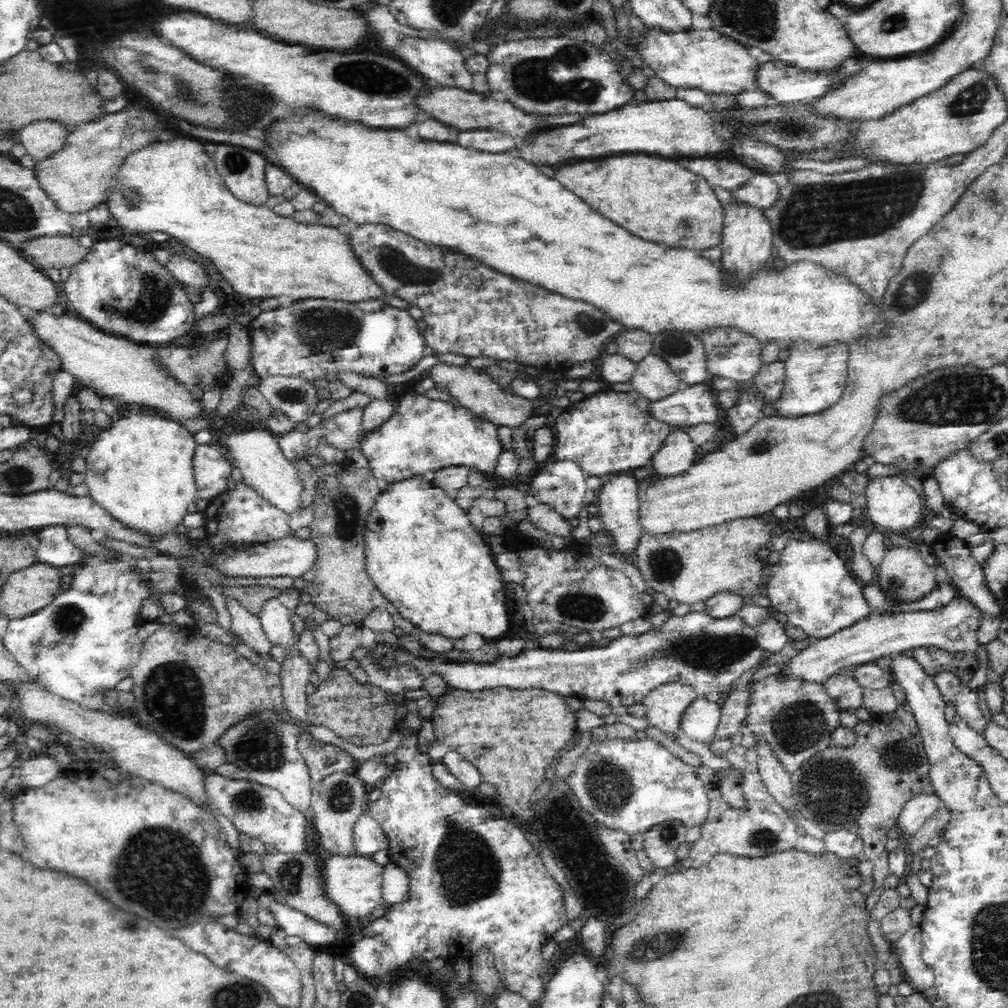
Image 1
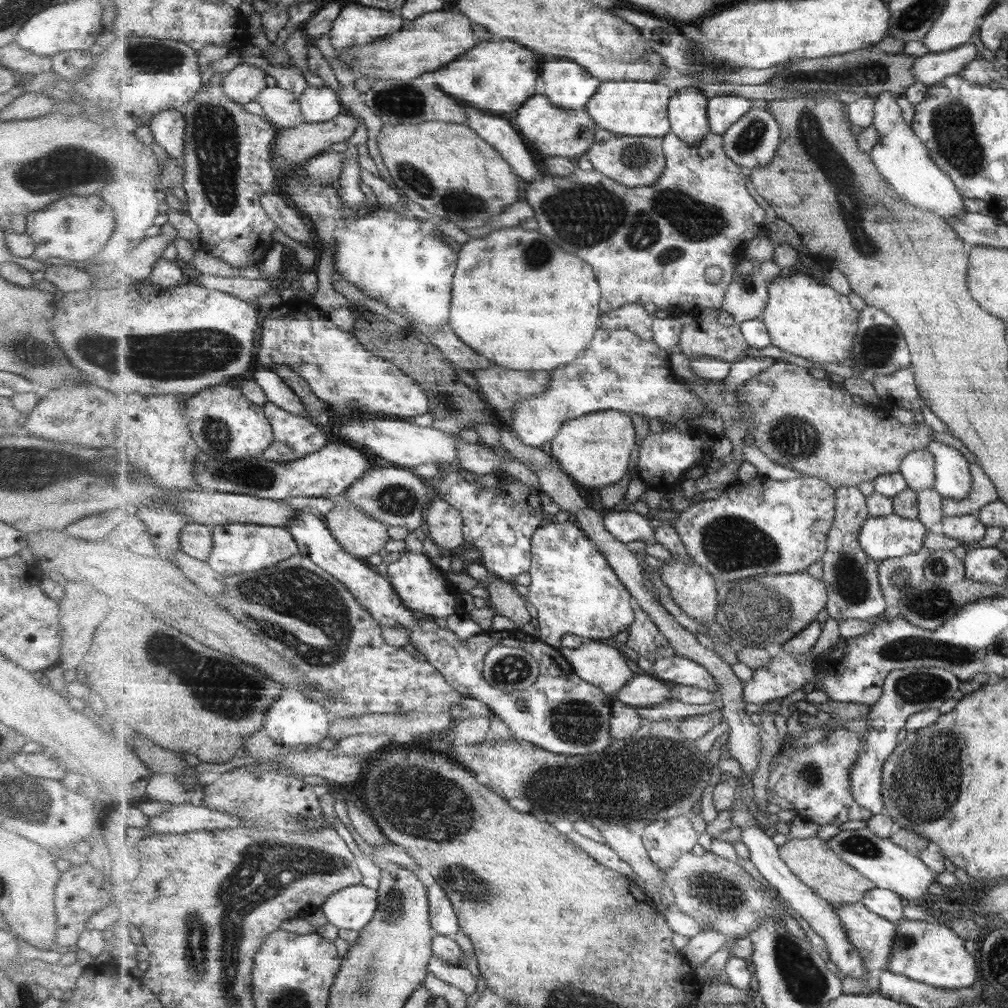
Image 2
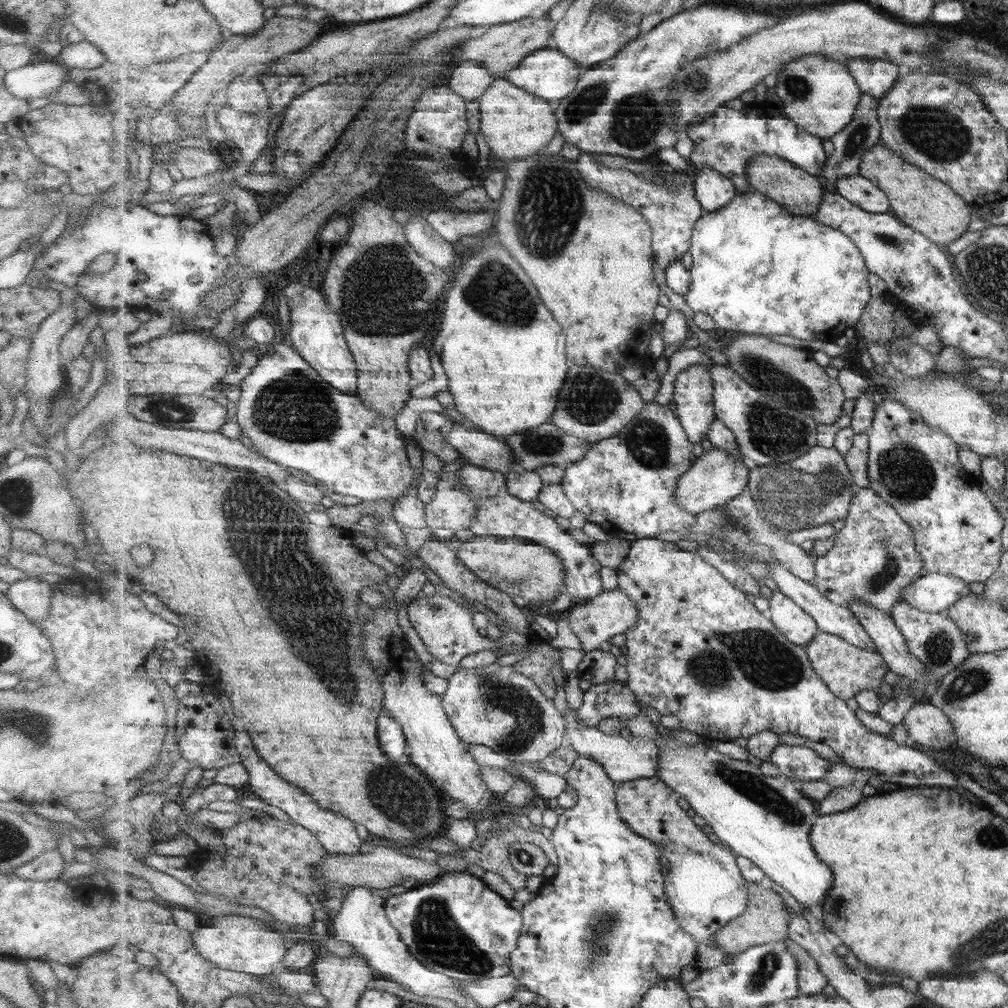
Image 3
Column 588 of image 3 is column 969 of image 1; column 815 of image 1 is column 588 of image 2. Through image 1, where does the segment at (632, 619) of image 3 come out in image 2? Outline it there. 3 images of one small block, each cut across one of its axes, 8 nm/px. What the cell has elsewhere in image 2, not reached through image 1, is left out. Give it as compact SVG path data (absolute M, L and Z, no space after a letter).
M590 639L579 648L561 647L560 651L583 680L601 688L612 700L635 678L636 671L629 668L627 656L605 641Z

